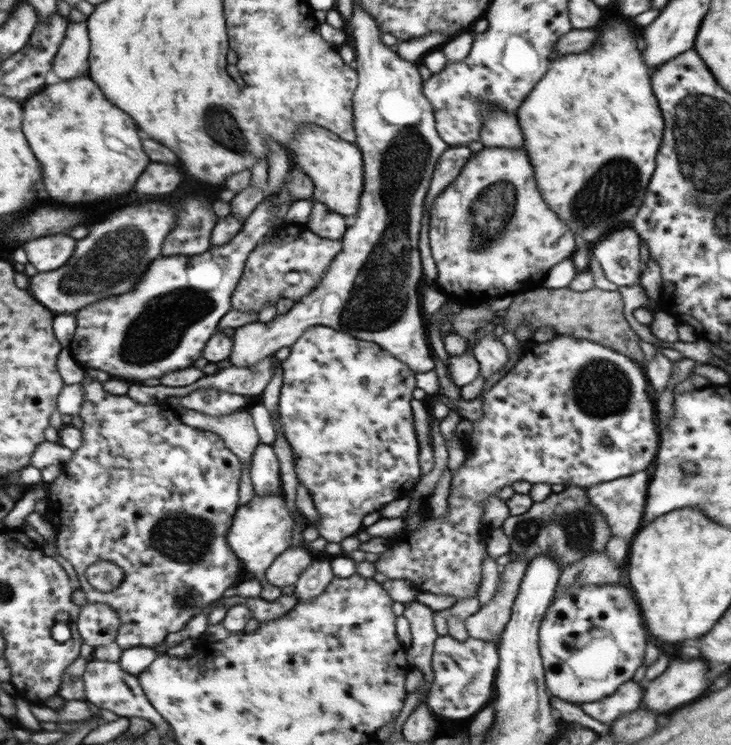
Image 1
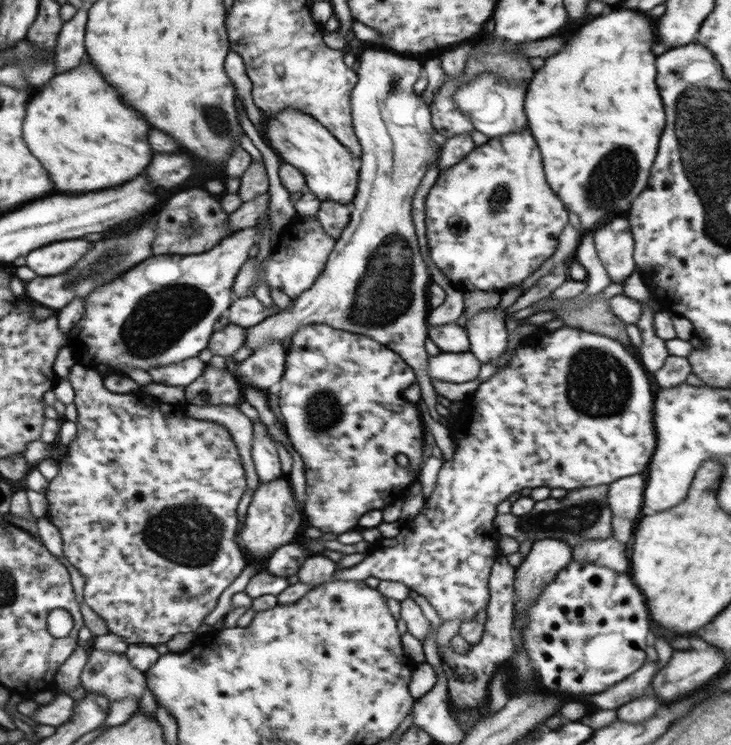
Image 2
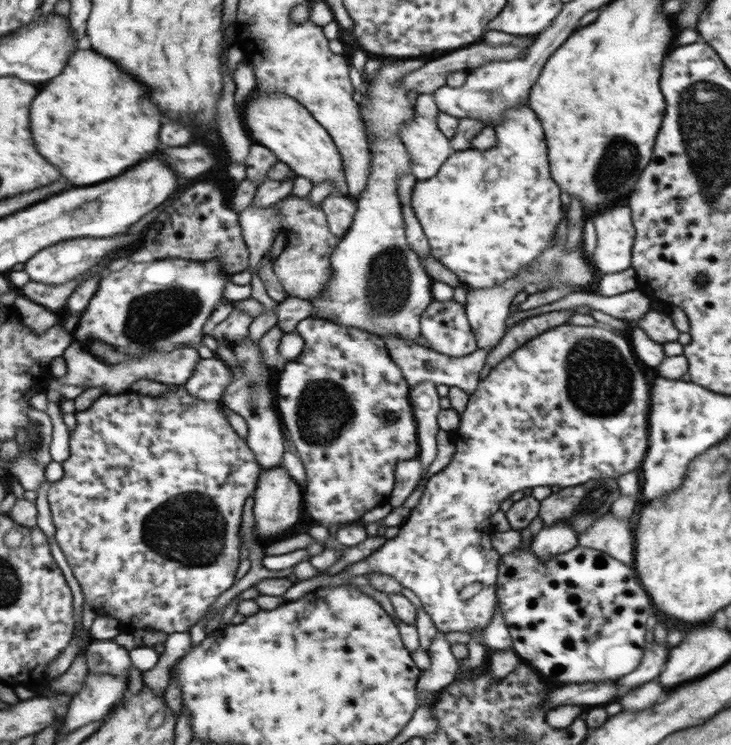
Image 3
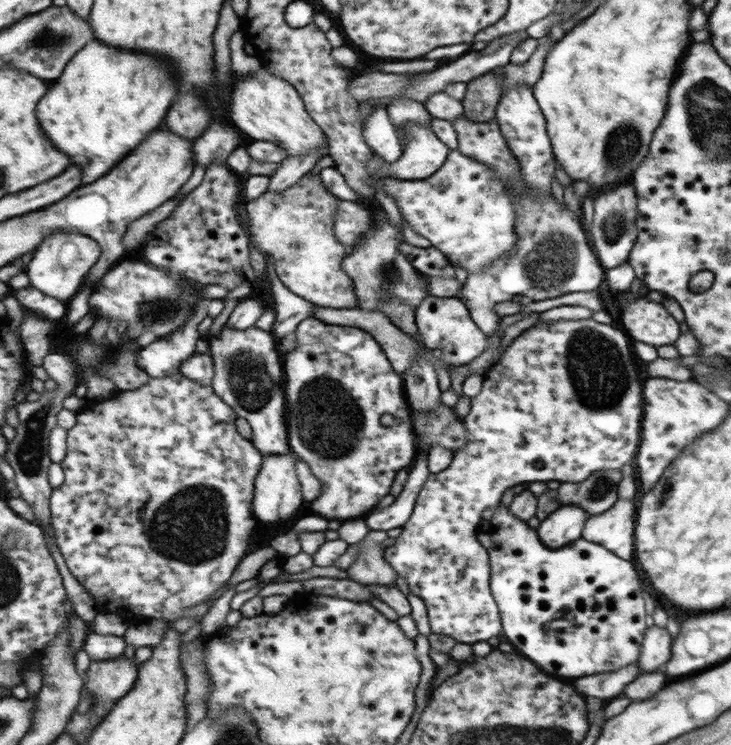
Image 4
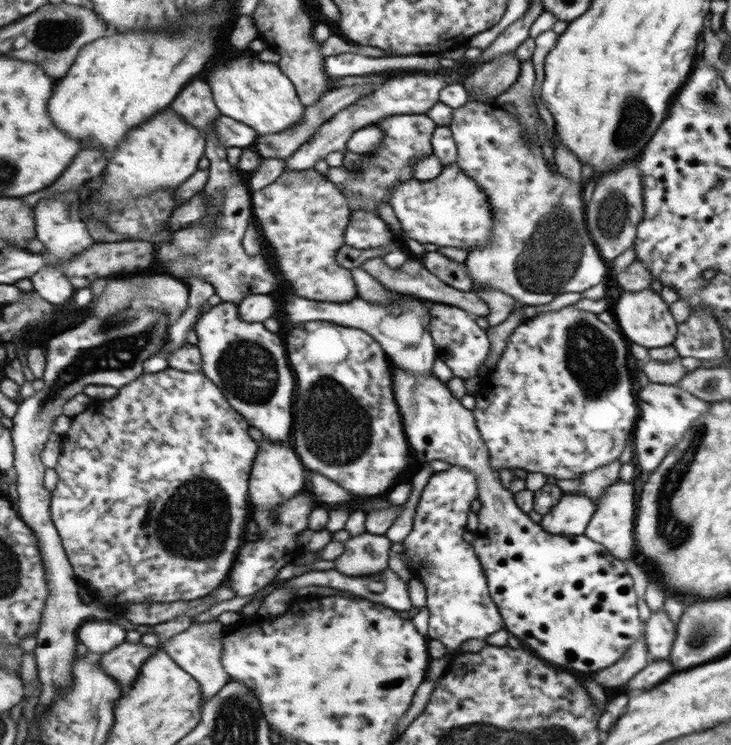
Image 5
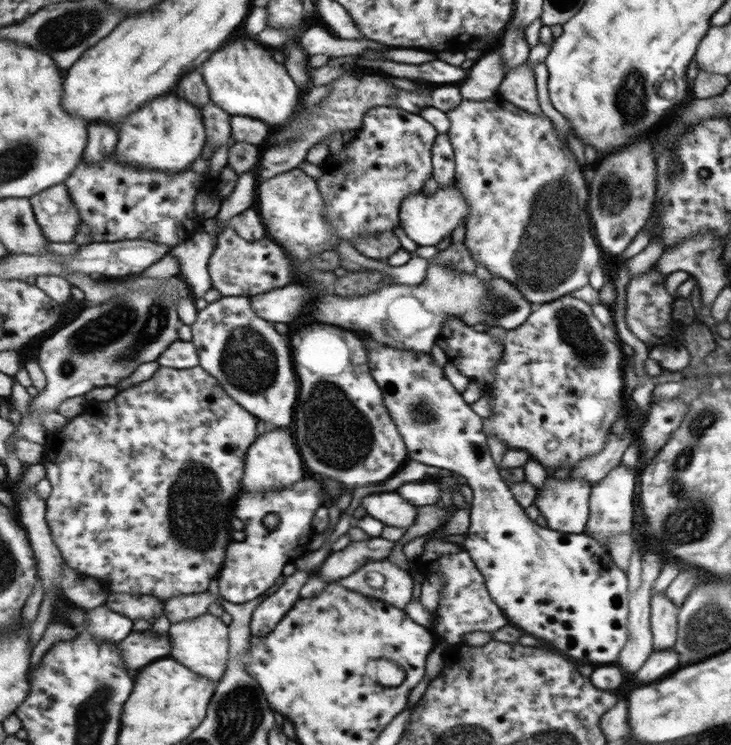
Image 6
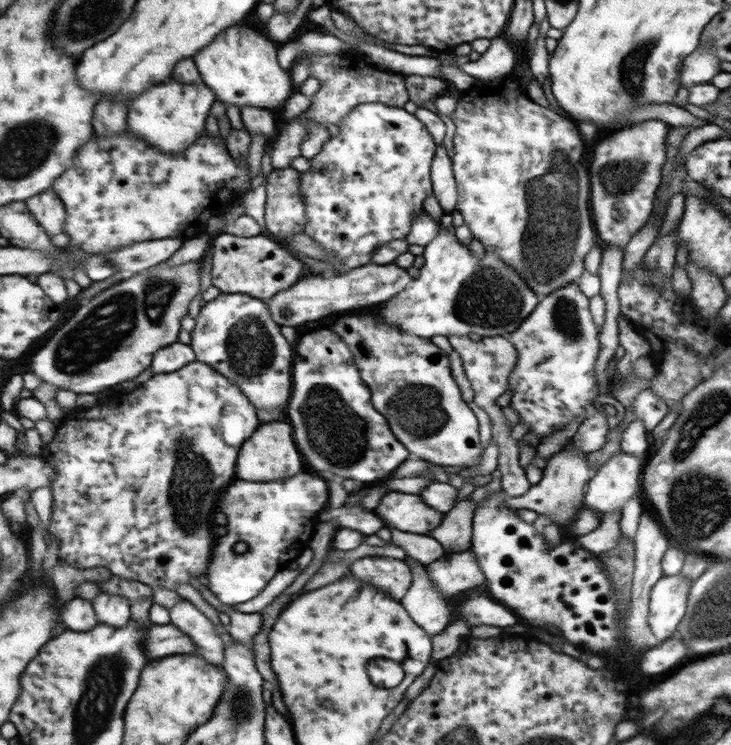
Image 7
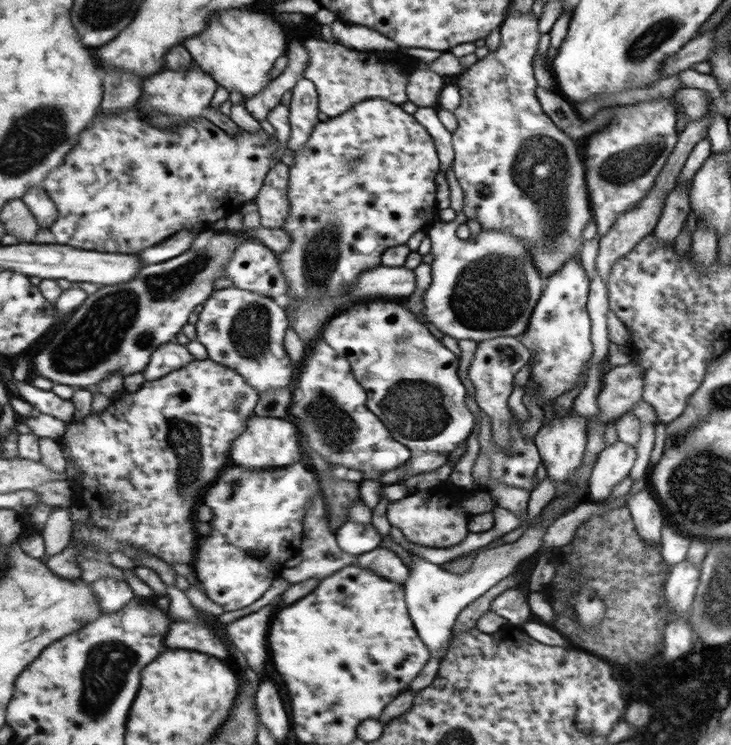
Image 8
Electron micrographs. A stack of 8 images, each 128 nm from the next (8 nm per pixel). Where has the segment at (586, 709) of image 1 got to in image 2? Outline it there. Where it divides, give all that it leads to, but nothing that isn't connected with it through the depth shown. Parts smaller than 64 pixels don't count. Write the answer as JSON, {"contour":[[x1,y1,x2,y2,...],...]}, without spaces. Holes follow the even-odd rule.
{"contour":[[644,662,641,669,630,674,631,678,625,677,599,694,581,697,581,702,586,705,589,712,599,709,613,710,613,708,641,696,643,690,651,684,651,678,657,669,659,668,655,666,655,662]]}

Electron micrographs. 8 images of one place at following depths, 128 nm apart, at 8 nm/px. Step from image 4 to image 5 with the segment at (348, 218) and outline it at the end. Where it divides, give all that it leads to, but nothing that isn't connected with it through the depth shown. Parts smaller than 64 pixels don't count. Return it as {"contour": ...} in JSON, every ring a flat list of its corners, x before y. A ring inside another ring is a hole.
{"contour":[[354,210,345,230,345,243,351,248,365,250,398,242,388,226,373,212]]}

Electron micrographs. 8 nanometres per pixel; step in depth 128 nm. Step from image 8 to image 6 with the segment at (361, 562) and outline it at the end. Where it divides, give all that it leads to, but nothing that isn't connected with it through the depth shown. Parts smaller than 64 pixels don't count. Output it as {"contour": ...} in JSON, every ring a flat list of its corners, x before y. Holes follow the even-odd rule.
{"contour":[[387,559,365,563,337,583,347,590,380,598,387,604,402,609,411,600,412,580,408,571,398,568]]}

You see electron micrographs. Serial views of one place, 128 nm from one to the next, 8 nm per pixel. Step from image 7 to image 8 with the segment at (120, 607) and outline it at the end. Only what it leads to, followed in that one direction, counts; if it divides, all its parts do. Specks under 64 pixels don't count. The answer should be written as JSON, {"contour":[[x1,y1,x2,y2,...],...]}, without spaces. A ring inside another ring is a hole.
{"contour":[[117,577,99,578,91,584,93,594,99,597,101,613,119,612,133,599,137,598,128,582,123,582]]}

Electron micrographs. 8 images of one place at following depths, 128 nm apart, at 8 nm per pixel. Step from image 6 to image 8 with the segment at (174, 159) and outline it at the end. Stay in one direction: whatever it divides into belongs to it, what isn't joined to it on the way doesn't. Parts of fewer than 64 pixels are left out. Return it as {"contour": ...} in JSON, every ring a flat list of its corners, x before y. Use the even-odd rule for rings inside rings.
{"contour":[[195,65,189,72,161,72,145,80,143,88,143,102,140,100,139,114,151,126,160,129,176,129,187,119,201,118,203,112,210,107,213,94,217,92,217,82,211,74,207,74,201,66],[165,112,165,114,163,114]]}

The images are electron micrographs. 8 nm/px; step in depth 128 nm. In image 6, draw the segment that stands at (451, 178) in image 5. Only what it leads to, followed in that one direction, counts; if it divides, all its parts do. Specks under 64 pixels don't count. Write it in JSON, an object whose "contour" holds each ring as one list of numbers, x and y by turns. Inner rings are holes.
{"contour":[[453,182,447,187,437,186,435,192,429,196,425,196,420,191,405,198,399,212,400,227,418,246,435,246,440,240,451,235,456,224,462,222,464,225,467,213,466,198,462,197,462,191,458,190]]}

